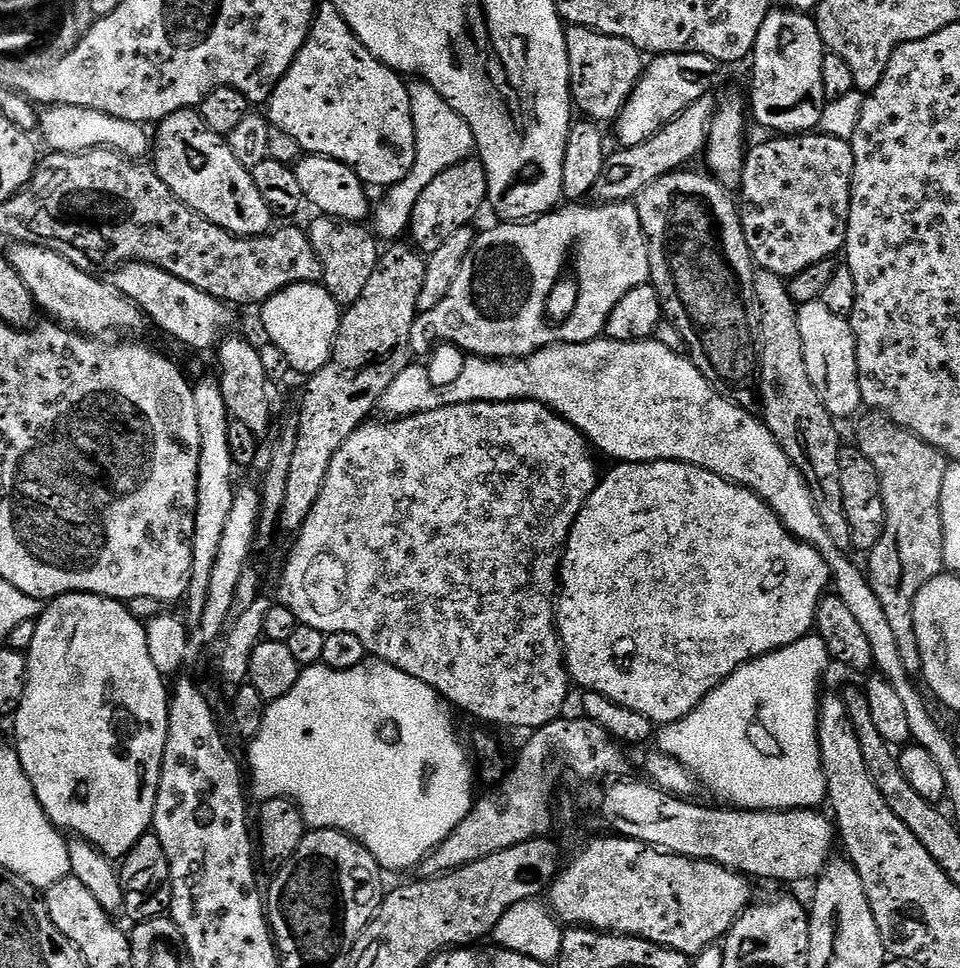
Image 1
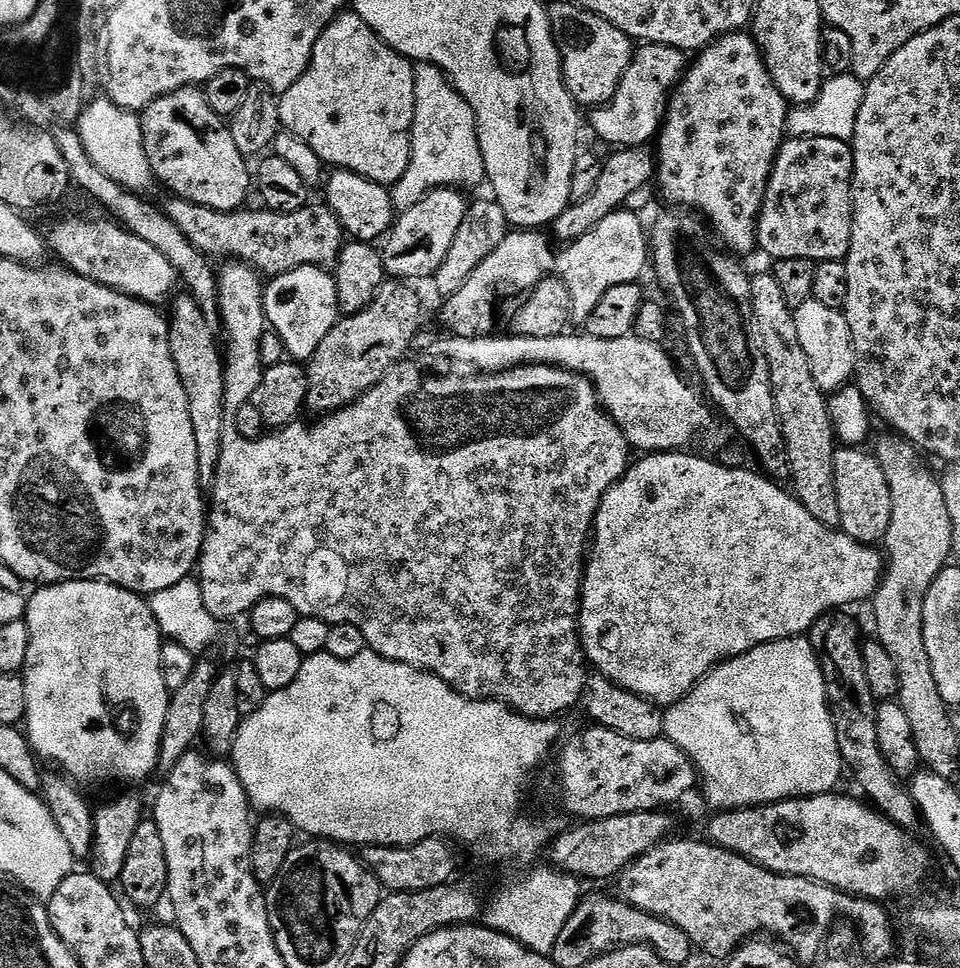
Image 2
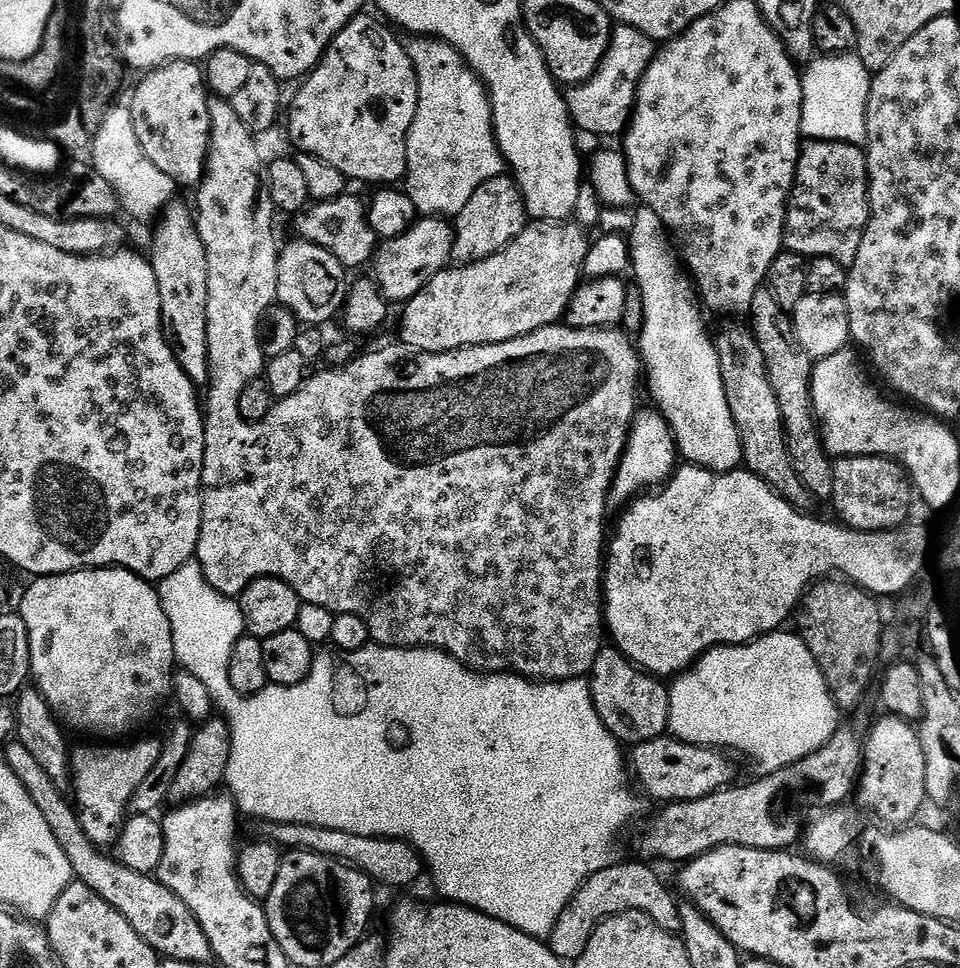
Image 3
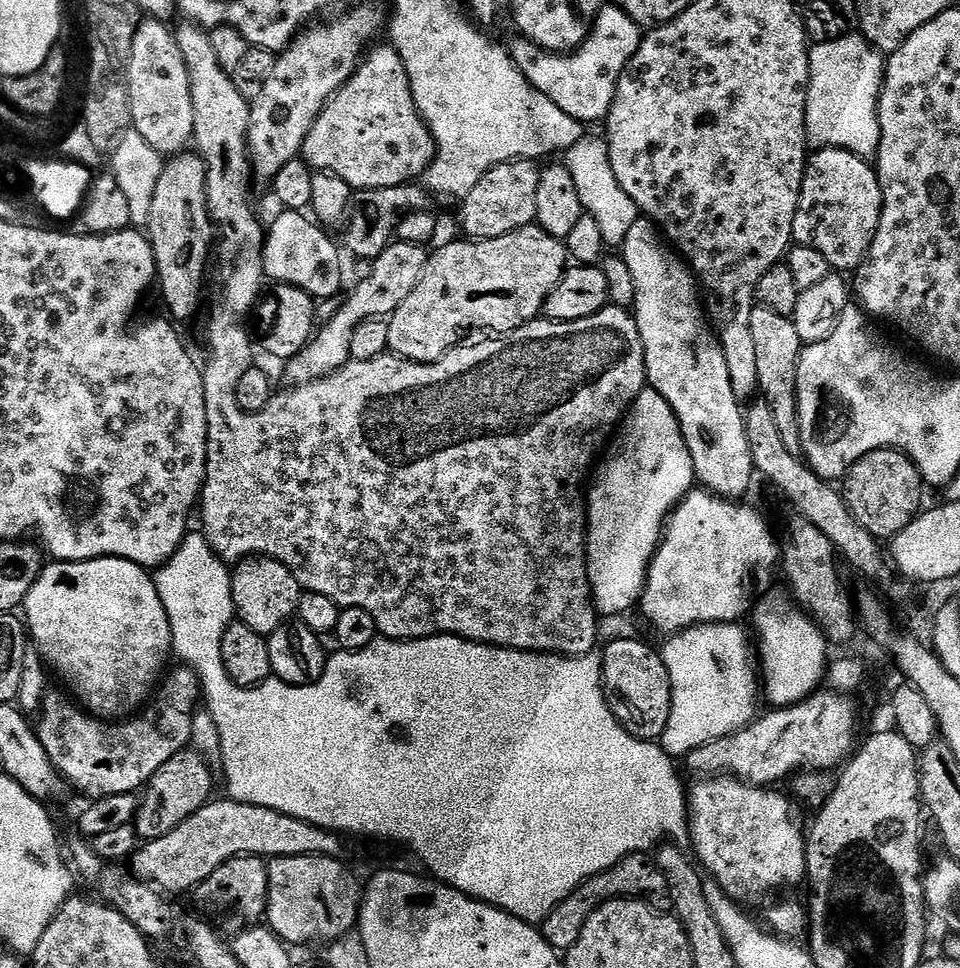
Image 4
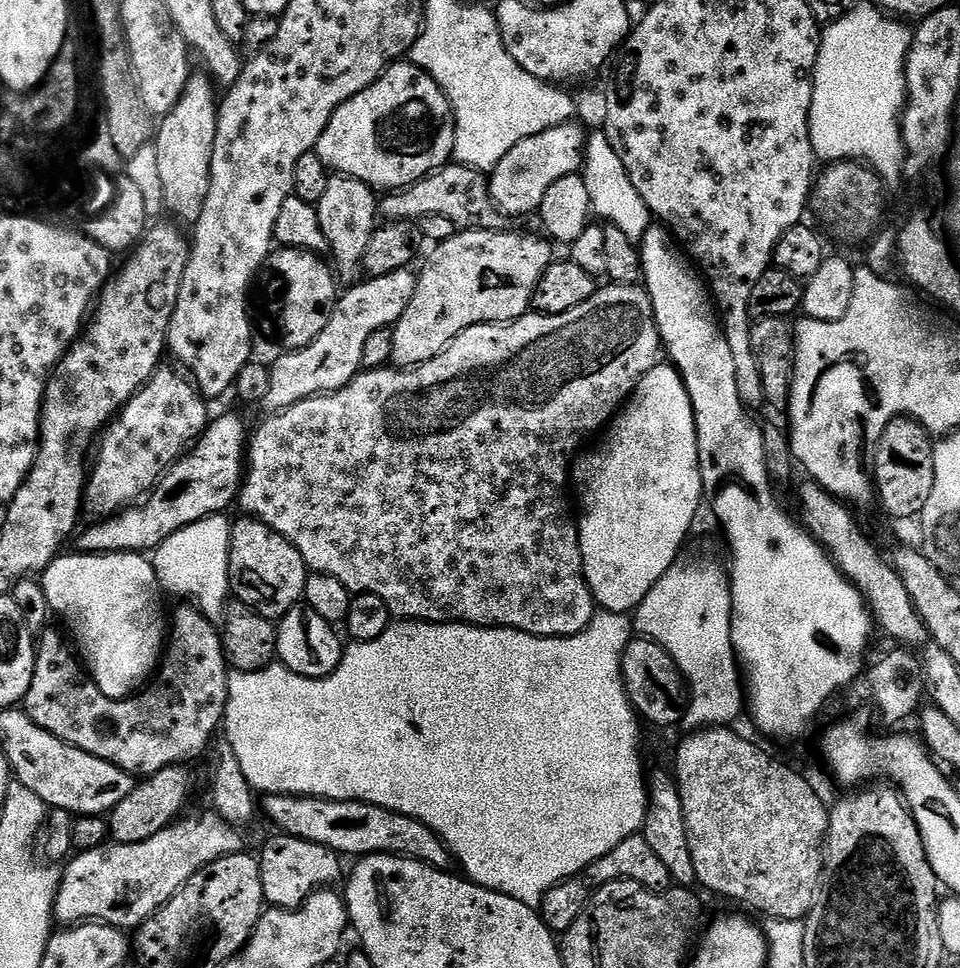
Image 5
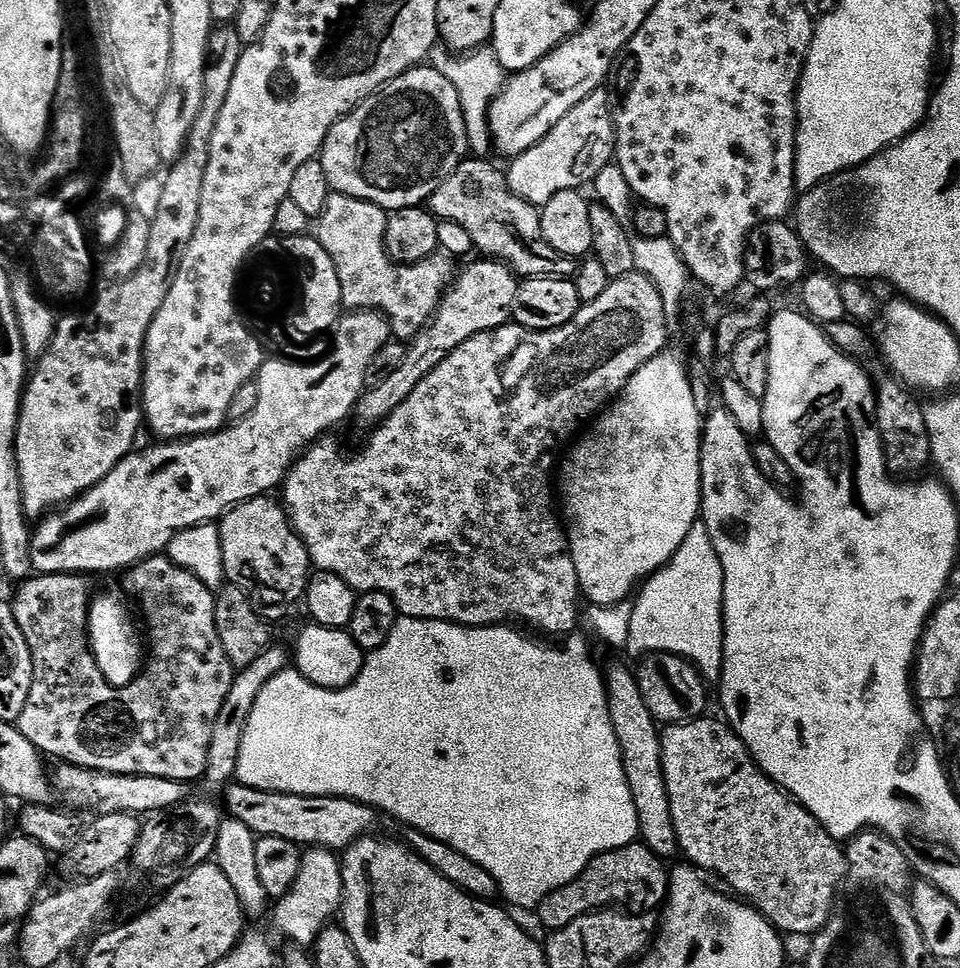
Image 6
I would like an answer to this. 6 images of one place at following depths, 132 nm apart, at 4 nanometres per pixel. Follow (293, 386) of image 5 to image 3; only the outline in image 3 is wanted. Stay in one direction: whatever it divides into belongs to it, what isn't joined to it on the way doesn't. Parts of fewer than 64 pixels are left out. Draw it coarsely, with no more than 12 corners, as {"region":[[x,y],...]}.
{"region":[[420,218],[374,253],[374,283],[407,302],[449,267],[454,228]]}

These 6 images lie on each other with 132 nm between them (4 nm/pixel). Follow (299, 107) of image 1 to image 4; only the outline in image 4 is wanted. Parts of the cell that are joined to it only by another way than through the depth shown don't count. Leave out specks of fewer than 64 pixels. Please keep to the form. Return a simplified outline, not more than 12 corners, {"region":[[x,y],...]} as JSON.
{"region":[[375,48],[302,153],[353,190],[436,157],[402,58]]}

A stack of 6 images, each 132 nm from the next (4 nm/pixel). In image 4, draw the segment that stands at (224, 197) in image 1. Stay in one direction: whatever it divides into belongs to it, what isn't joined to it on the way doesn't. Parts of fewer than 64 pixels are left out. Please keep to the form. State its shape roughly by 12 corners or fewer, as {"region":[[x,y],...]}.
{"region":[[163,20],[135,25],[131,127],[161,156],[193,143],[190,74]]}

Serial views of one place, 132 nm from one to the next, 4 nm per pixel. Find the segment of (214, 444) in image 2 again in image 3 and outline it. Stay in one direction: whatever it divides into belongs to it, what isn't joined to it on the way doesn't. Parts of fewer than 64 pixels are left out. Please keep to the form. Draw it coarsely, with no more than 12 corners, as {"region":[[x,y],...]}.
{"region":[[193,209],[159,217],[150,259],[182,370],[210,380],[206,250]]}

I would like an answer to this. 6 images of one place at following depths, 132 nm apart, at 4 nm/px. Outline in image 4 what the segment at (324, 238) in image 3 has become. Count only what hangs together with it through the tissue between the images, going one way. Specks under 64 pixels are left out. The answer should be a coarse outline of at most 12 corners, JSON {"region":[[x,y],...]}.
{"region":[[423,183],[353,195],[343,247],[371,262],[408,212],[429,207]]}

